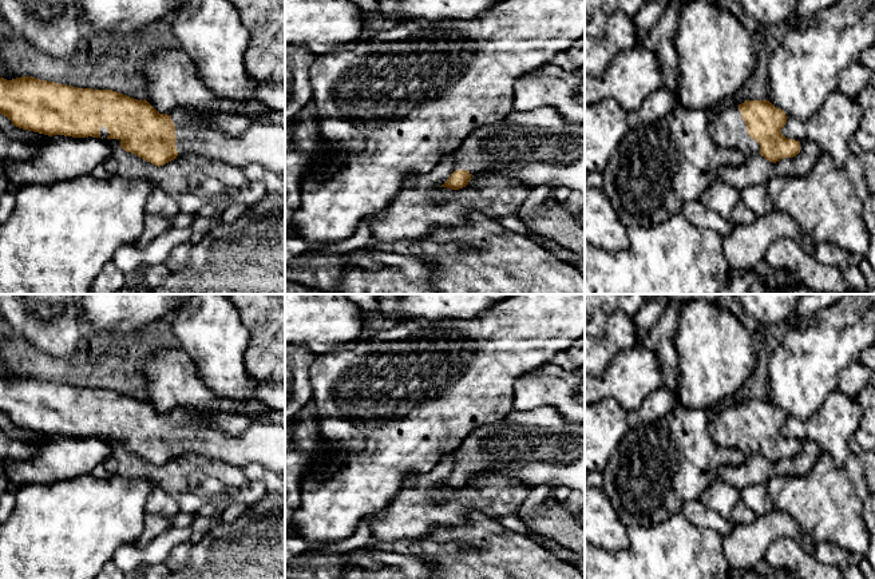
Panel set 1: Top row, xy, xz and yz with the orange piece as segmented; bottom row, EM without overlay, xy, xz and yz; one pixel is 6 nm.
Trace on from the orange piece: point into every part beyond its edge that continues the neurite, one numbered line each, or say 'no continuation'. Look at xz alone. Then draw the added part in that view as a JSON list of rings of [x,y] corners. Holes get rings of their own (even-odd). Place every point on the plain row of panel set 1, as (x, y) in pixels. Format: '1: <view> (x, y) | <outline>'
1: xz (538, 447) | [[[555,408],[512,411],[502,420],[479,425],[452,452],[454,471],[467,469],[471,477],[491,472],[530,488],[566,487],[585,493],[585,425],[563,419]]]

